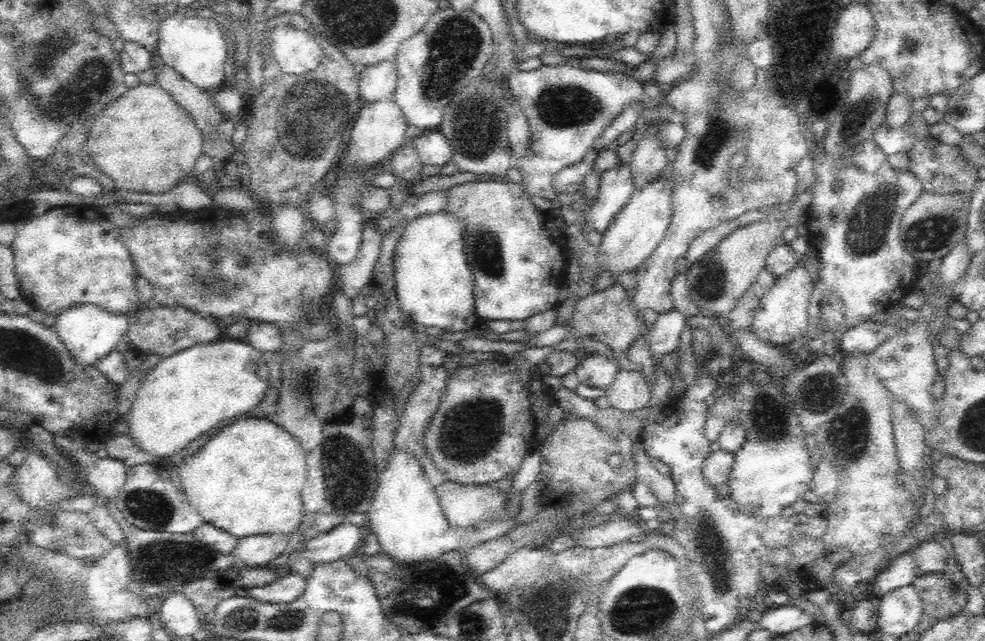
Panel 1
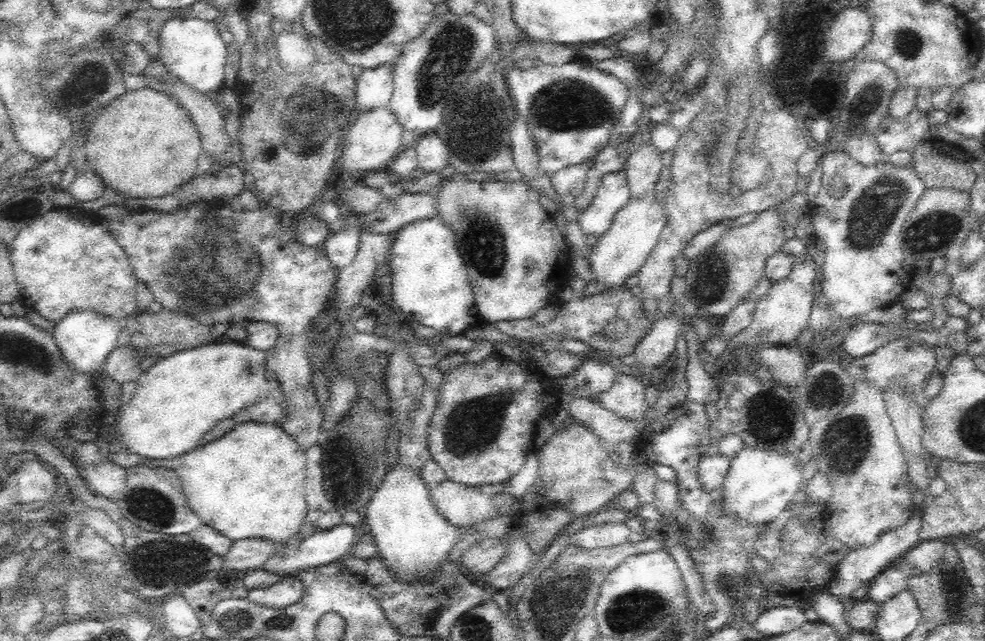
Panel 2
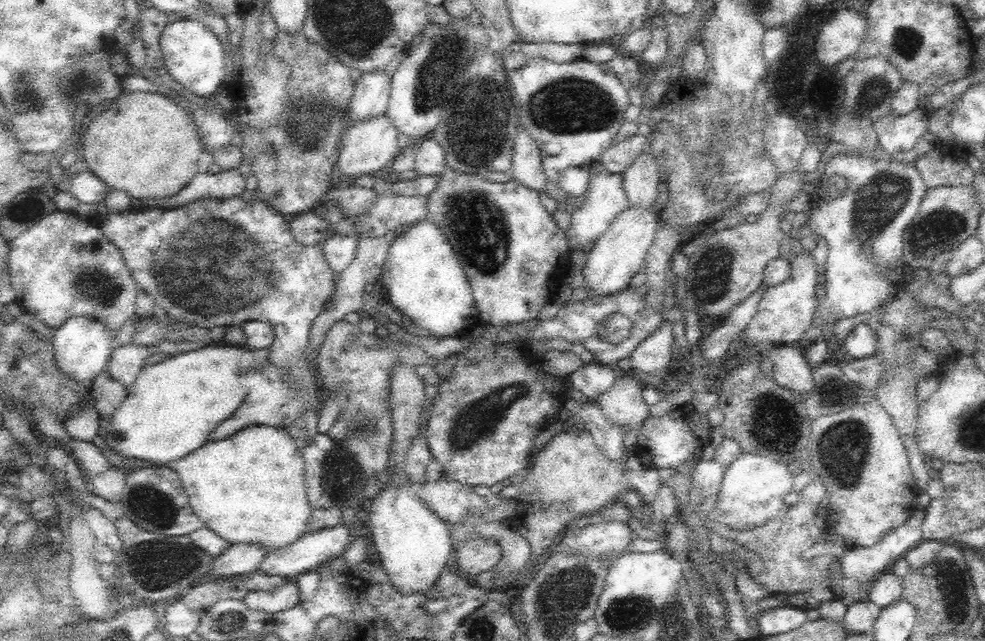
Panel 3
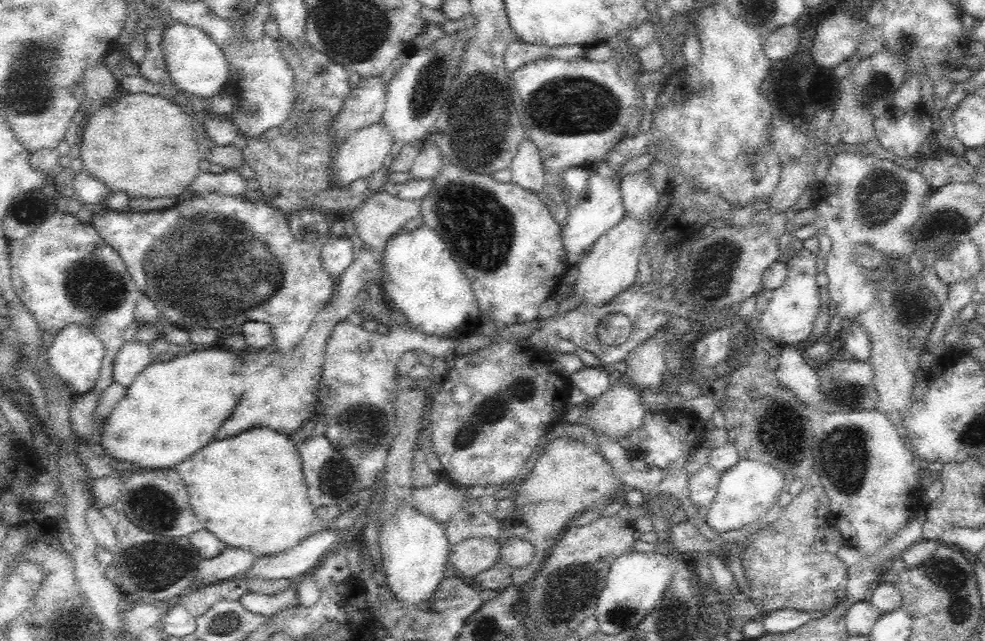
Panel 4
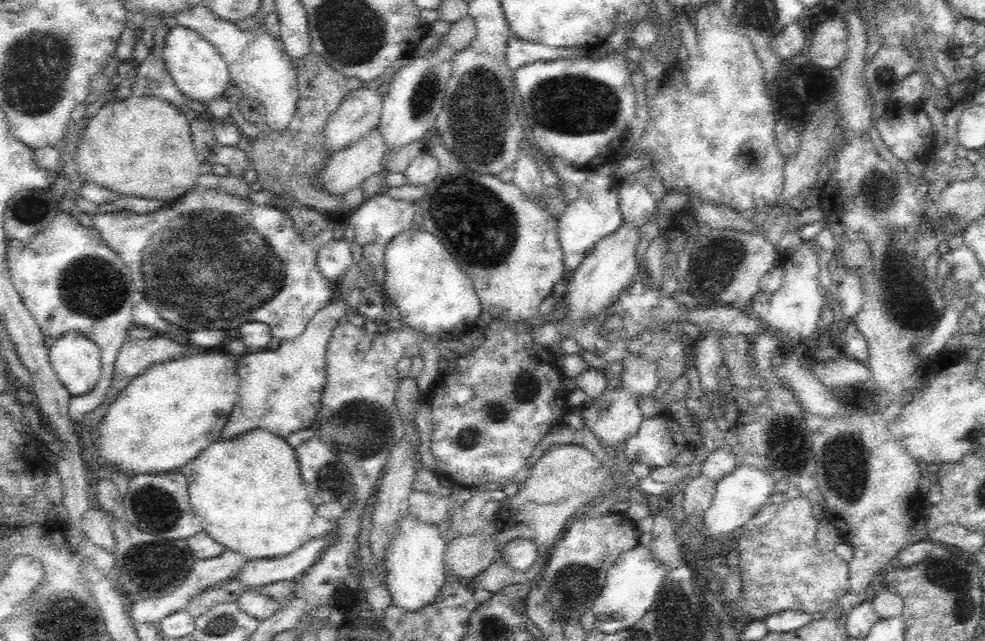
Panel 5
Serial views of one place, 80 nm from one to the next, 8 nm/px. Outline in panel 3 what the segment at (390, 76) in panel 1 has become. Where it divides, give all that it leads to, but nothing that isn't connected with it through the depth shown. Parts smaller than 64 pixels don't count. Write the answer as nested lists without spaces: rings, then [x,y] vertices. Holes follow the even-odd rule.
[[[384,71],[363,73],[355,82],[355,92],[348,102],[348,122],[354,124],[385,114],[390,92],[391,79]]]

